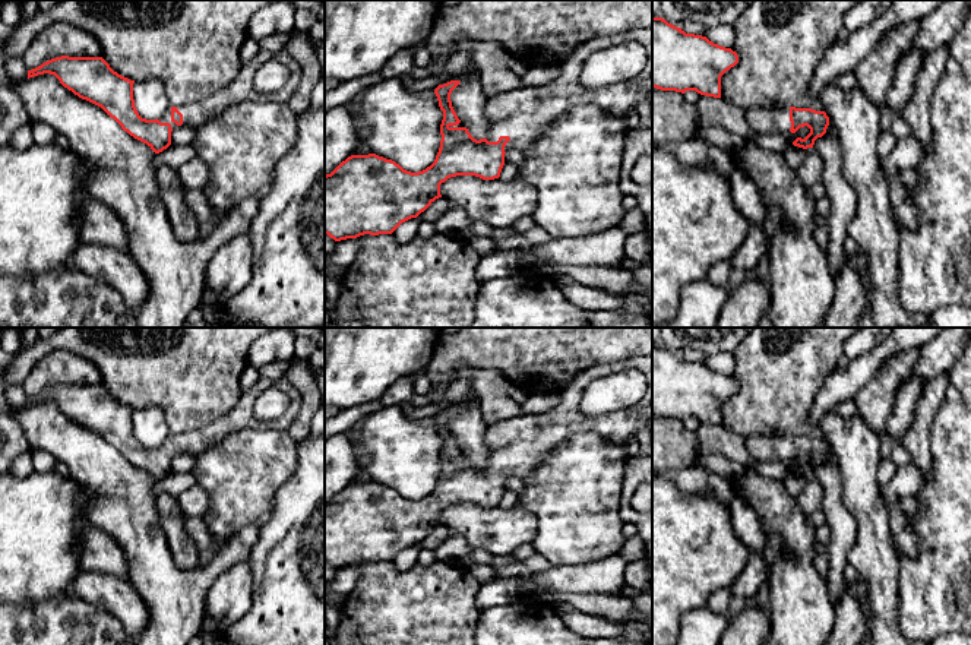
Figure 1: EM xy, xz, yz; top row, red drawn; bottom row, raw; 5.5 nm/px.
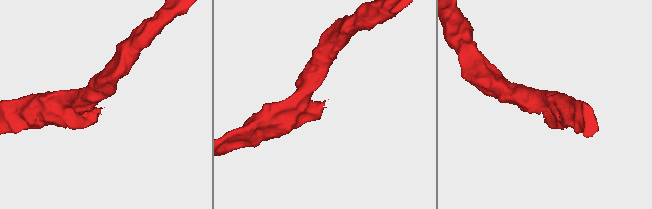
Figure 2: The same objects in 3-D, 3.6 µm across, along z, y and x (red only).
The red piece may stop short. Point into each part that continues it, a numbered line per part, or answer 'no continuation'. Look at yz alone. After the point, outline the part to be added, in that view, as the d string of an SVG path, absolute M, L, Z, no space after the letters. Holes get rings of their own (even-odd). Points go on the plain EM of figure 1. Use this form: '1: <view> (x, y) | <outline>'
1: yz (762, 448) | M752 434L746 437L746 448L757 462L787 461L791 456L790 434L777 437Z

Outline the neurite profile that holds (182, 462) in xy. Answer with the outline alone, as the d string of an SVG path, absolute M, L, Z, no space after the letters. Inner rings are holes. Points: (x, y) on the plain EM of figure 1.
M177 453L171 459L171 474L192 472L194 468L194 458L187 453Z

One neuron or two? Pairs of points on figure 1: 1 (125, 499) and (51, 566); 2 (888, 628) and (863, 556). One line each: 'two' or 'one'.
1: two
2: one

